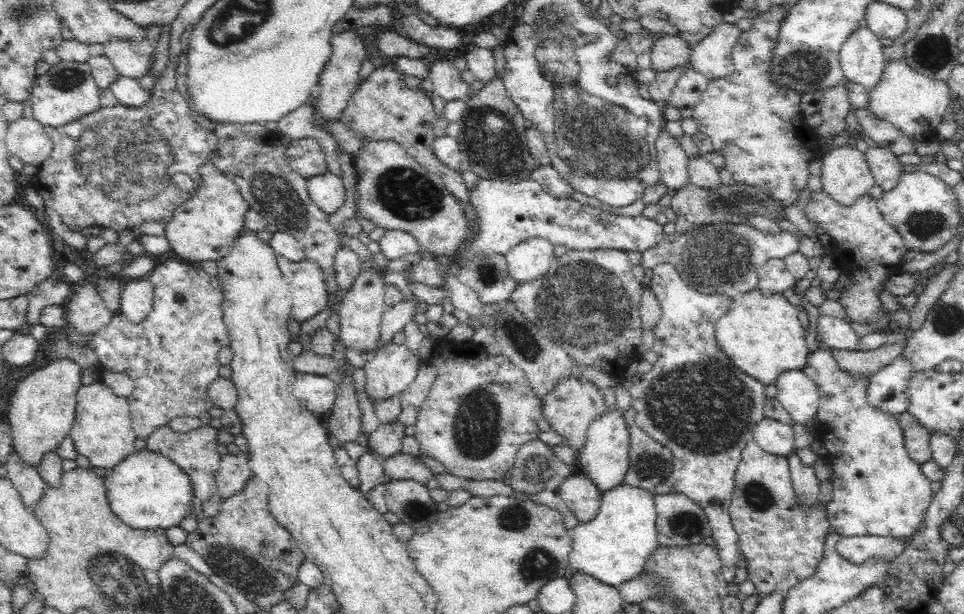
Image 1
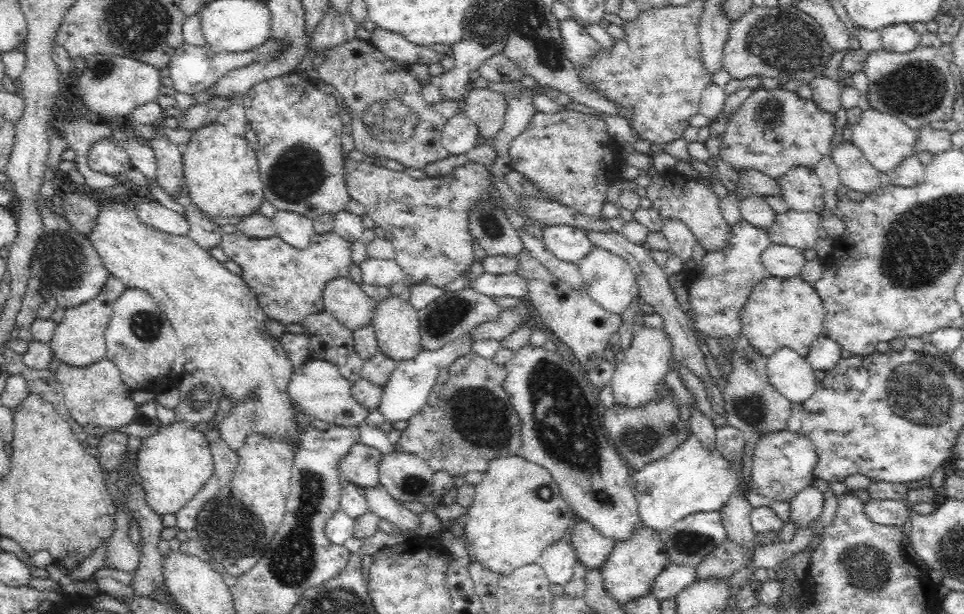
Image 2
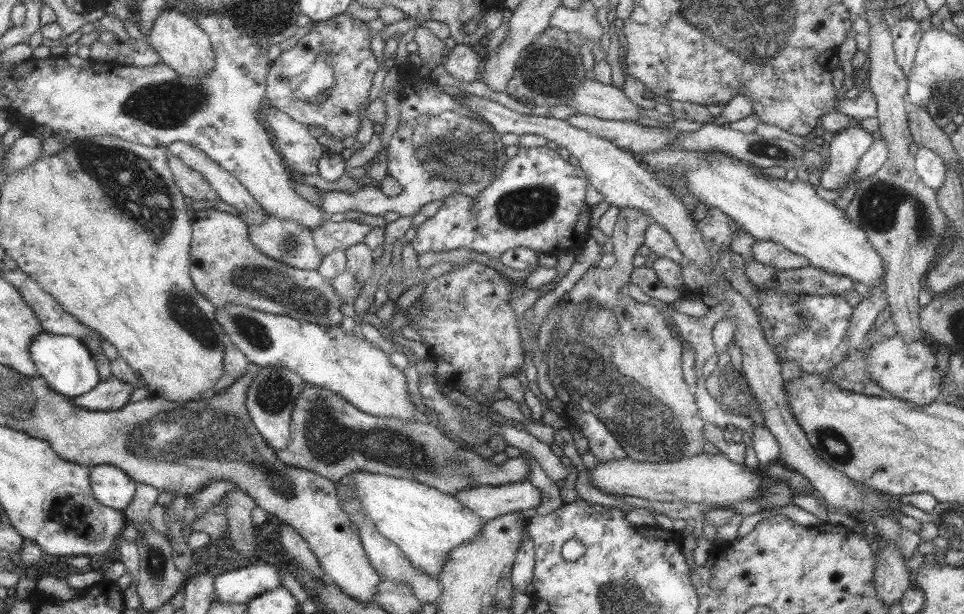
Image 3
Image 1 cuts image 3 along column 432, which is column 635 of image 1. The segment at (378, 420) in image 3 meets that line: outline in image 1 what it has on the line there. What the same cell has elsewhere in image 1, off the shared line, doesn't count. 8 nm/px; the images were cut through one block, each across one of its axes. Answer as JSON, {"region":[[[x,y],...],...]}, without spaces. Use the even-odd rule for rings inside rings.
{"region":[[[632,425],[629,432],[630,466],[625,475],[625,483],[654,492],[654,487],[658,483],[664,483],[666,478],[671,476],[674,467],[673,454],[639,427]]]}

